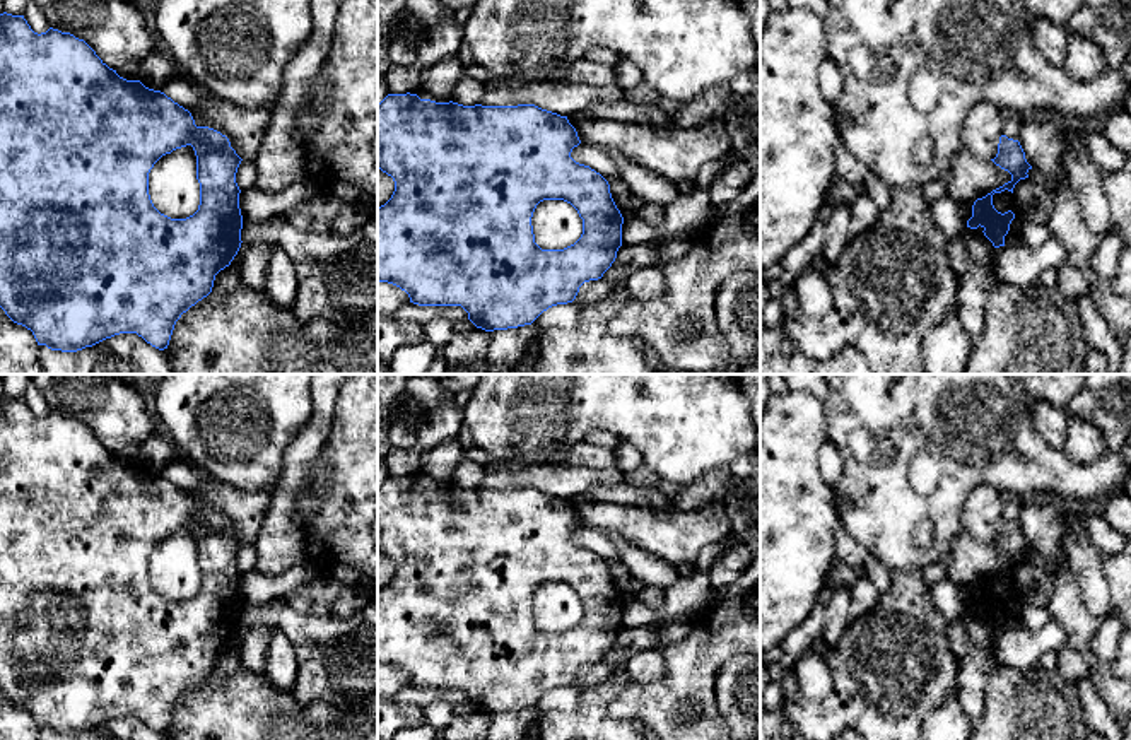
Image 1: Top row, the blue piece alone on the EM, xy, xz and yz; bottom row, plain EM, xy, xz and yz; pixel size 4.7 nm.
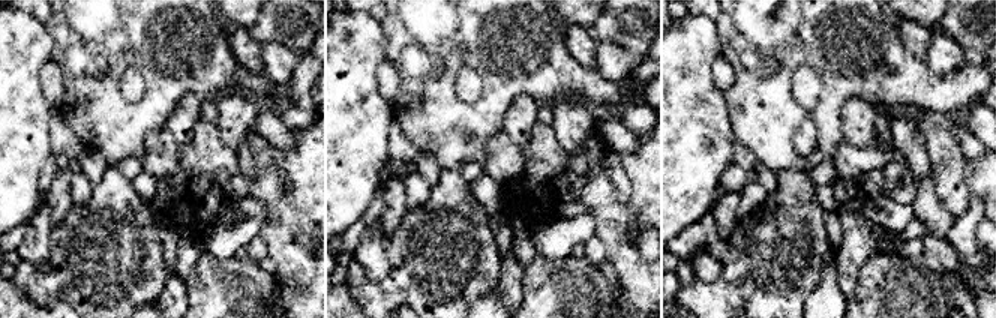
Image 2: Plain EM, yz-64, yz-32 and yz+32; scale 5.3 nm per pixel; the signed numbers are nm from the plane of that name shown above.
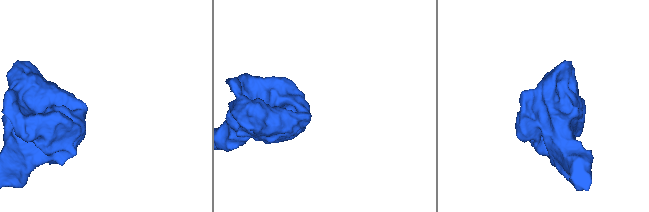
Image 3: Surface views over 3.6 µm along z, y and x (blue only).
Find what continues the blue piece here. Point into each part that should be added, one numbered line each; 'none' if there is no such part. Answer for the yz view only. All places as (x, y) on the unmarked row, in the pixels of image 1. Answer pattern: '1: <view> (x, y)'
none

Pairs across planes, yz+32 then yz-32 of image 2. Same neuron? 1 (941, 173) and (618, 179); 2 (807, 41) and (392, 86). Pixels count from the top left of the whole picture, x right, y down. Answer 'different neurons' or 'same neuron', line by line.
1: same neuron
2: different neurons

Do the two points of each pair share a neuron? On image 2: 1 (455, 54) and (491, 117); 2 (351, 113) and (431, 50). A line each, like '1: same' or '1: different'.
1: same
2: different

